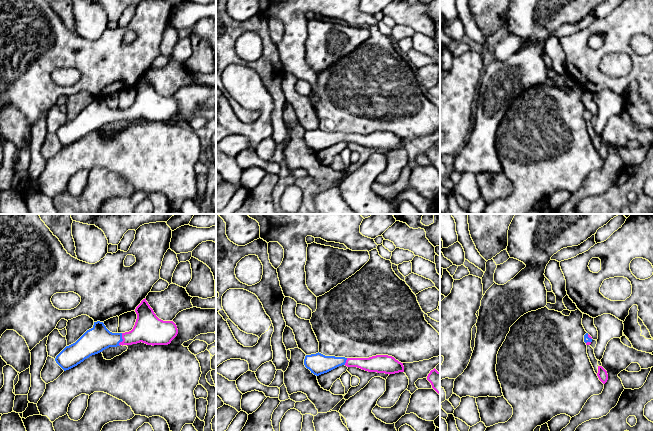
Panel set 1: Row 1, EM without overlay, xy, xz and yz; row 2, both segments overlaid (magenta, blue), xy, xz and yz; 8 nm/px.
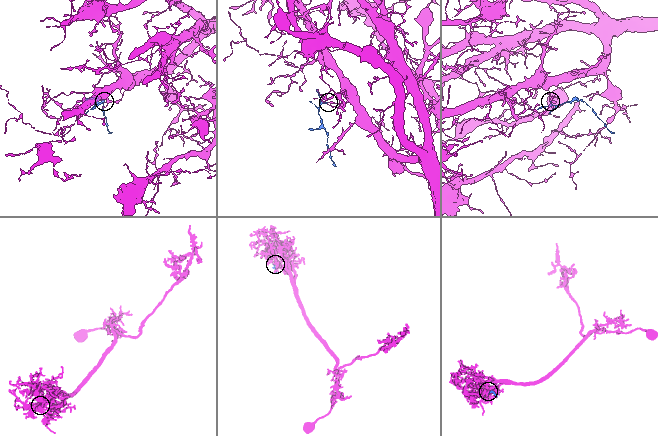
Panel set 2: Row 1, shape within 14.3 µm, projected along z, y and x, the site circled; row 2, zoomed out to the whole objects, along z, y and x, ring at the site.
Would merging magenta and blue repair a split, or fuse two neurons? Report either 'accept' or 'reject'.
accept

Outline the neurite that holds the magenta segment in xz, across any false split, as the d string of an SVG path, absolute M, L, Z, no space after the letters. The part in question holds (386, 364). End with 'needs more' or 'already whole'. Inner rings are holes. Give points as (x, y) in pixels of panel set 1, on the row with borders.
M318 352L306 355L304 365L316 376L327 373L342 365L389 375L404 372L403 363L388 355L376 355L369 358L345 358L325 356Z | needs more

